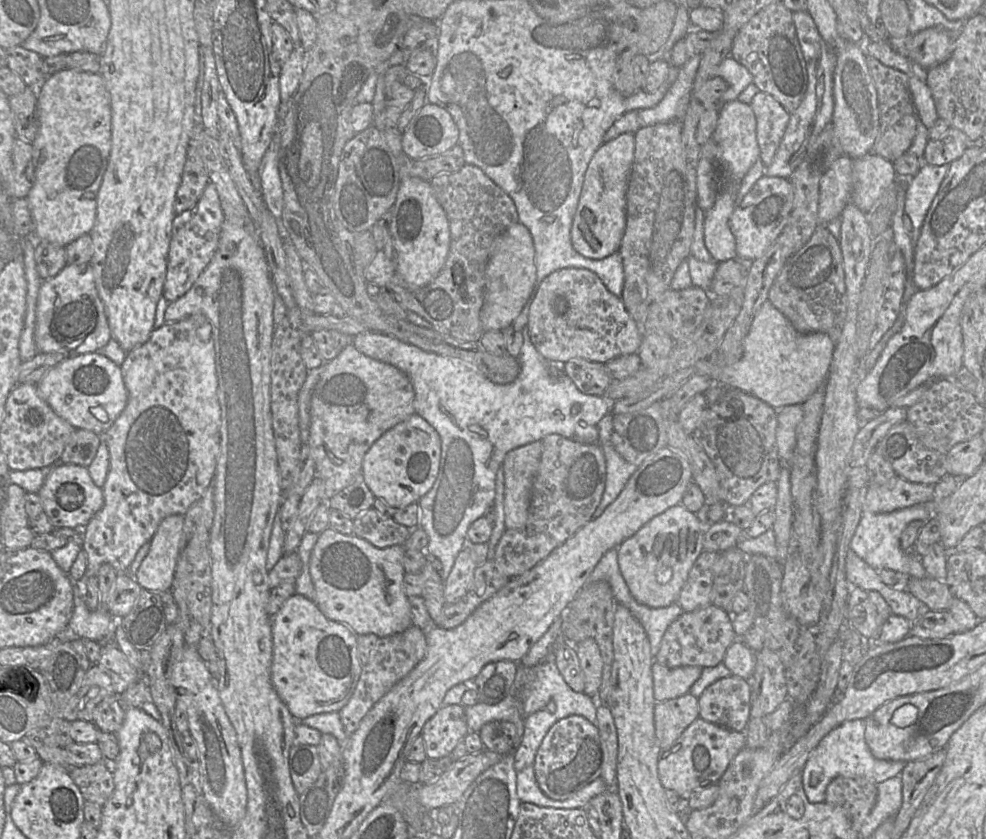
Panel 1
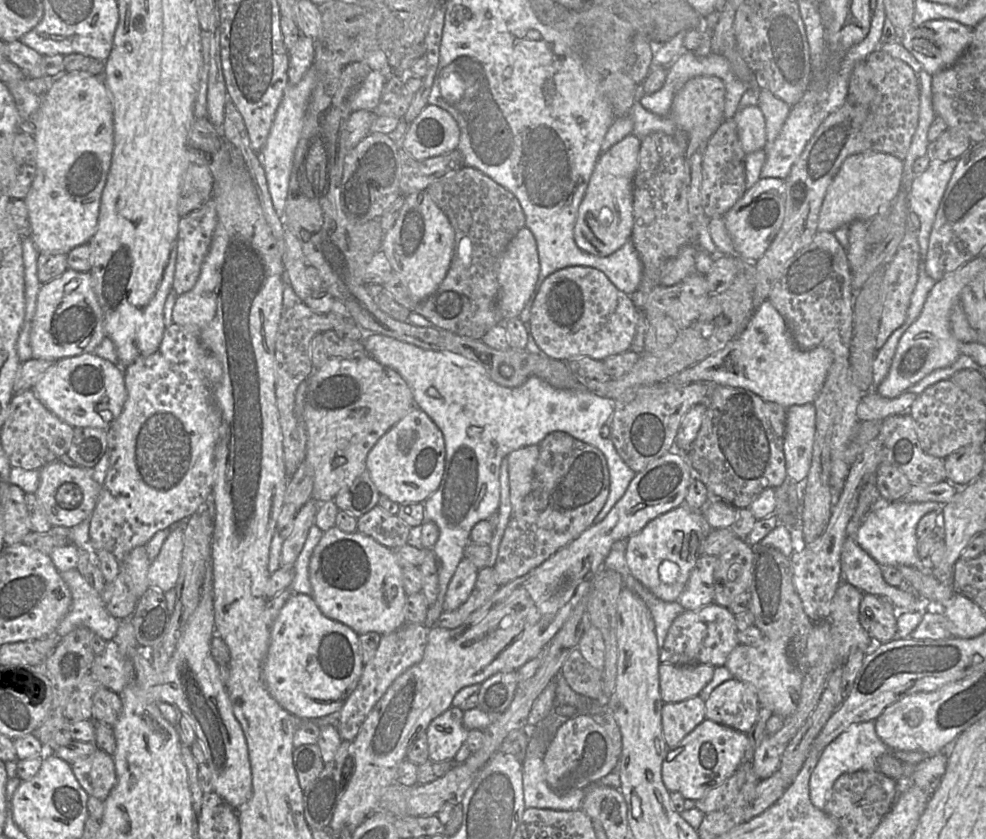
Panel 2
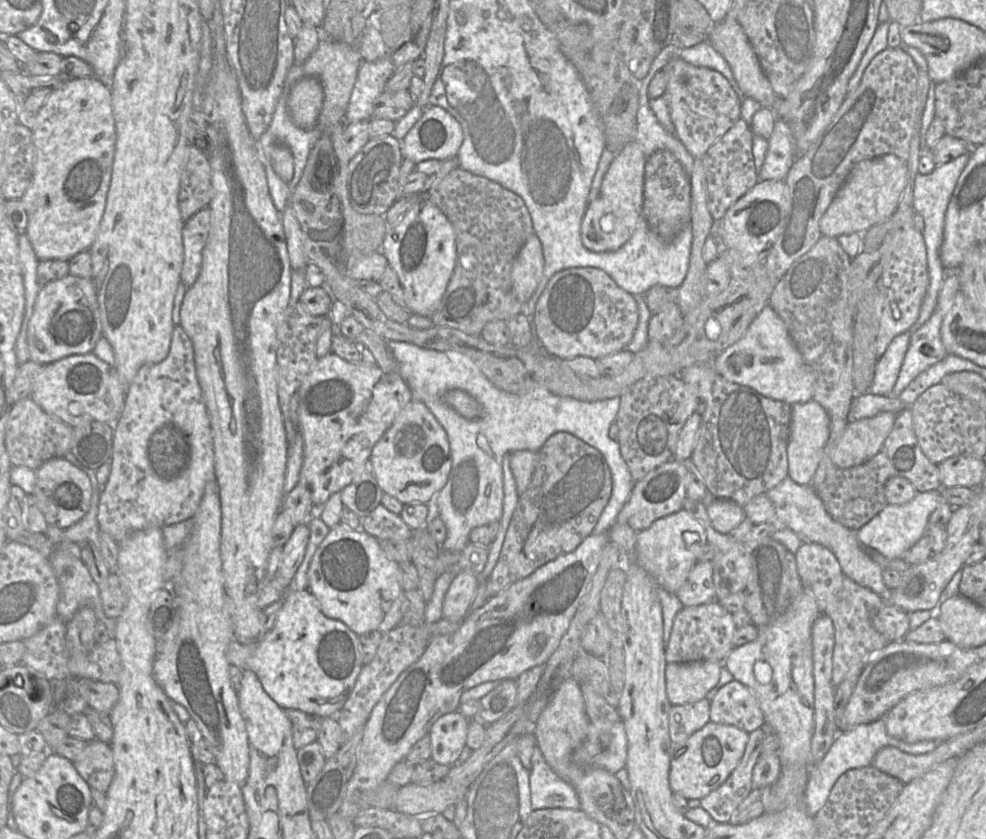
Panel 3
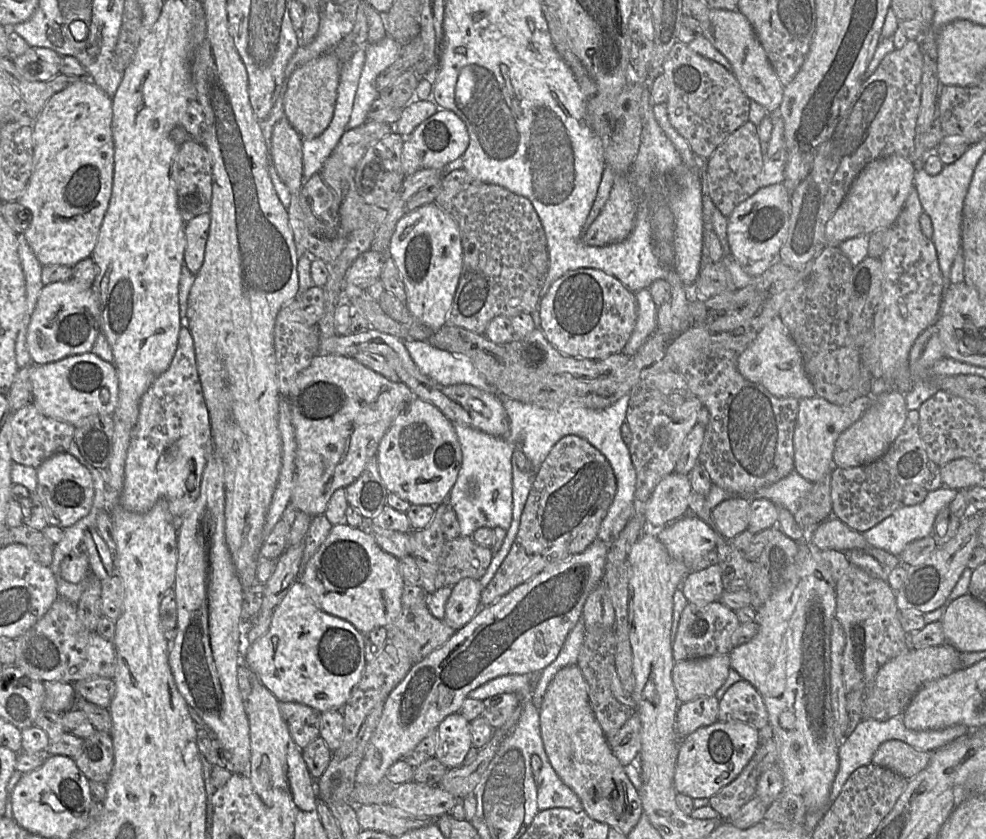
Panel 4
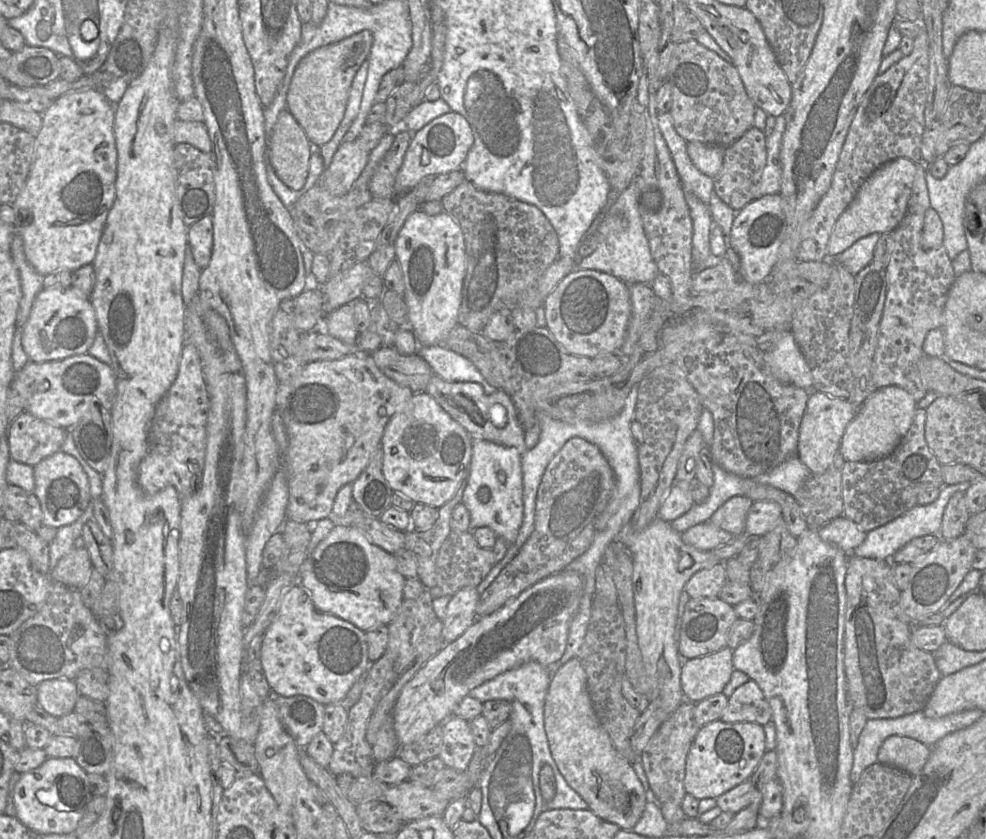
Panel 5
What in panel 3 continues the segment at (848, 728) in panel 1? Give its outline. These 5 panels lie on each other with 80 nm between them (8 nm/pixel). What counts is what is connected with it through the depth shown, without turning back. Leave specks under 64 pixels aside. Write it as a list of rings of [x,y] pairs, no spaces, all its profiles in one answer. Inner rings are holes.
[[[885,717],[840,732],[823,759],[809,771],[809,779],[805,789],[805,810],[807,814],[815,817],[826,804],[838,778],[848,770],[870,766],[874,756],[881,748],[892,746],[908,754],[921,755],[932,751],[942,742],[944,741],[923,740],[916,743],[907,743],[894,738],[886,731]]]

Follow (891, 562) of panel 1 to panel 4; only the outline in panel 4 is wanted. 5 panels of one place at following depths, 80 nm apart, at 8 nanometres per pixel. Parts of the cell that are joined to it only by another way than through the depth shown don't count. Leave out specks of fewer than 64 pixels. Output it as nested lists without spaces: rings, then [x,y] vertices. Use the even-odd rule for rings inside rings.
[[[942,486],[937,490],[928,491],[923,502],[913,506],[902,506],[889,517],[863,533],[866,541],[873,547],[882,549],[892,555],[899,556],[904,548],[914,540],[932,534],[933,524],[938,513],[955,499],[959,490]]]

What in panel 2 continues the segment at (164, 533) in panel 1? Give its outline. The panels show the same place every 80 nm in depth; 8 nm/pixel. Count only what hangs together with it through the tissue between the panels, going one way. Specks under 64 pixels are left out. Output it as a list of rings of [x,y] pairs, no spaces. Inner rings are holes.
[[[173,528],[148,569],[147,578],[150,588],[162,592],[175,588],[180,572],[183,547],[183,529]]]

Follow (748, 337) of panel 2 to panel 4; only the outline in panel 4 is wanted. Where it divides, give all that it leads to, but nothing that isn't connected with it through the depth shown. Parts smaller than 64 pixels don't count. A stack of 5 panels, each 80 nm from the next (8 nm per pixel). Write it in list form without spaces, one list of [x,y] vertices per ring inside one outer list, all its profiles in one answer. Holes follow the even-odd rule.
[[[779,316],[774,317],[756,339],[738,355],[737,369],[744,378],[763,385],[776,397],[811,398],[816,395],[799,348]]]

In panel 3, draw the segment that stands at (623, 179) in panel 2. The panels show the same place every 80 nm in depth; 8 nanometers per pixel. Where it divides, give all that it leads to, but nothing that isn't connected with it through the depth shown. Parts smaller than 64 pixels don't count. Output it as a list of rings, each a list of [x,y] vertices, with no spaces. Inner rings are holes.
[[[634,140],[619,150],[602,180],[599,195],[589,201],[580,227],[583,245],[593,252],[614,251],[634,233],[642,216],[646,156]]]

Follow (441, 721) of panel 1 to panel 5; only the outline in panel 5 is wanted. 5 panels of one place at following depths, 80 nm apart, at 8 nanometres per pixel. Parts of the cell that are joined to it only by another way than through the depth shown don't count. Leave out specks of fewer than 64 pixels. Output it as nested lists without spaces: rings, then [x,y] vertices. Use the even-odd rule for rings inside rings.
[[[451,716],[443,724],[443,743],[438,757],[446,767],[465,771],[476,750],[470,724],[463,718]]]

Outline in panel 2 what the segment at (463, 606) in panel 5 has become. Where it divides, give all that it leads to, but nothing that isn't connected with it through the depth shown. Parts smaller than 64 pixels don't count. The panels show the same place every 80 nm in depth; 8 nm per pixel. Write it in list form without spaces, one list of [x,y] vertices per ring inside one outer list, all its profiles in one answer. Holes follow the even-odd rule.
[[[463,557],[453,574],[445,594],[445,611],[458,609],[469,598],[477,580],[478,568]]]

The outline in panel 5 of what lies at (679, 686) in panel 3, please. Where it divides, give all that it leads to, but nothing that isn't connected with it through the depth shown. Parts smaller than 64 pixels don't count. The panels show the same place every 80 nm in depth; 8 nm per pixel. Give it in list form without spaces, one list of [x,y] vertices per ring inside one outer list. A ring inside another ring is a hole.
[[[723,649],[709,655],[684,660],[681,666],[681,689],[685,700],[697,703],[722,693],[734,670],[733,651]]]

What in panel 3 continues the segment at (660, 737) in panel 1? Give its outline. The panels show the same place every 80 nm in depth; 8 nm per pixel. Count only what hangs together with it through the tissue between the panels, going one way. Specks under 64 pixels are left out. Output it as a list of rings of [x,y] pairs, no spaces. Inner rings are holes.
[[[710,700],[672,705],[669,710],[669,736],[672,744],[684,743],[710,721]]]

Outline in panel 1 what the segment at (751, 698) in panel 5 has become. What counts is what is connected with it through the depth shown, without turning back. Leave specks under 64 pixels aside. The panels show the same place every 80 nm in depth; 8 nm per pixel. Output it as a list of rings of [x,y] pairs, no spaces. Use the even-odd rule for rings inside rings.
[[[736,675],[709,685],[698,698],[699,718],[716,725],[745,732],[751,709],[748,680]]]

